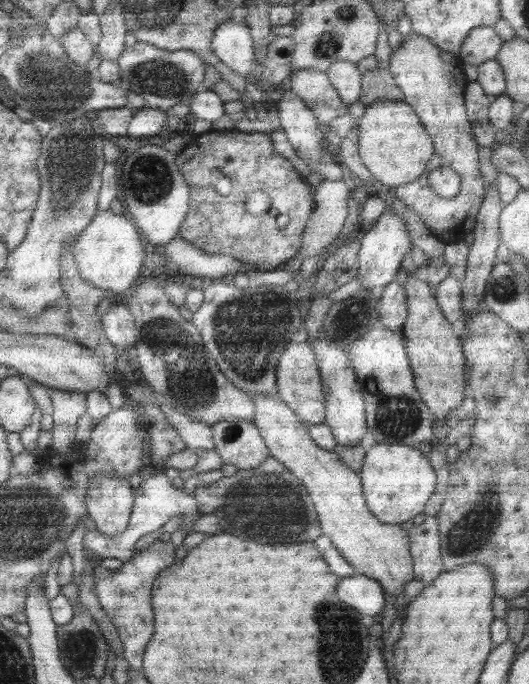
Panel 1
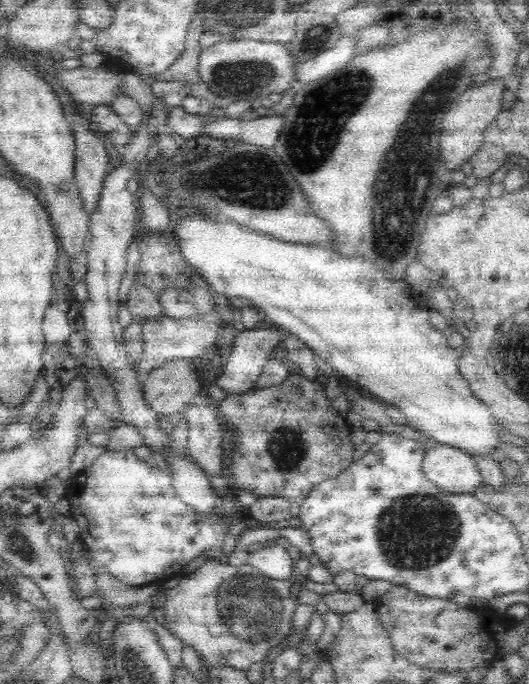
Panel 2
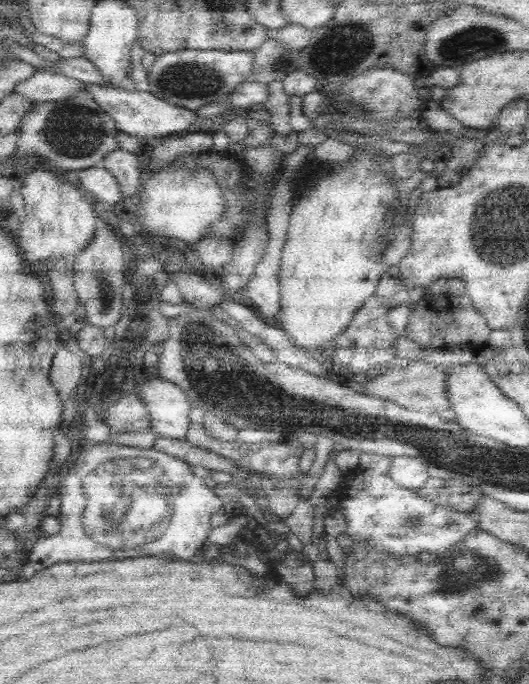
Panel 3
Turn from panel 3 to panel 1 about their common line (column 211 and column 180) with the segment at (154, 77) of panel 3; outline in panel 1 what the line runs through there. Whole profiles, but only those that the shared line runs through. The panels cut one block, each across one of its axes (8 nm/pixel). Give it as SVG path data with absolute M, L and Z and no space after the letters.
M135 42L135 46L129 46L121 52L121 56L117 58L117 66L119 66L121 84L125 84L135 94L139 94L145 100L145 108L167 112L175 104L191 102L197 92L205 90L203 80L207 66L201 62L201 58L185 50L161 52L151 44Z

